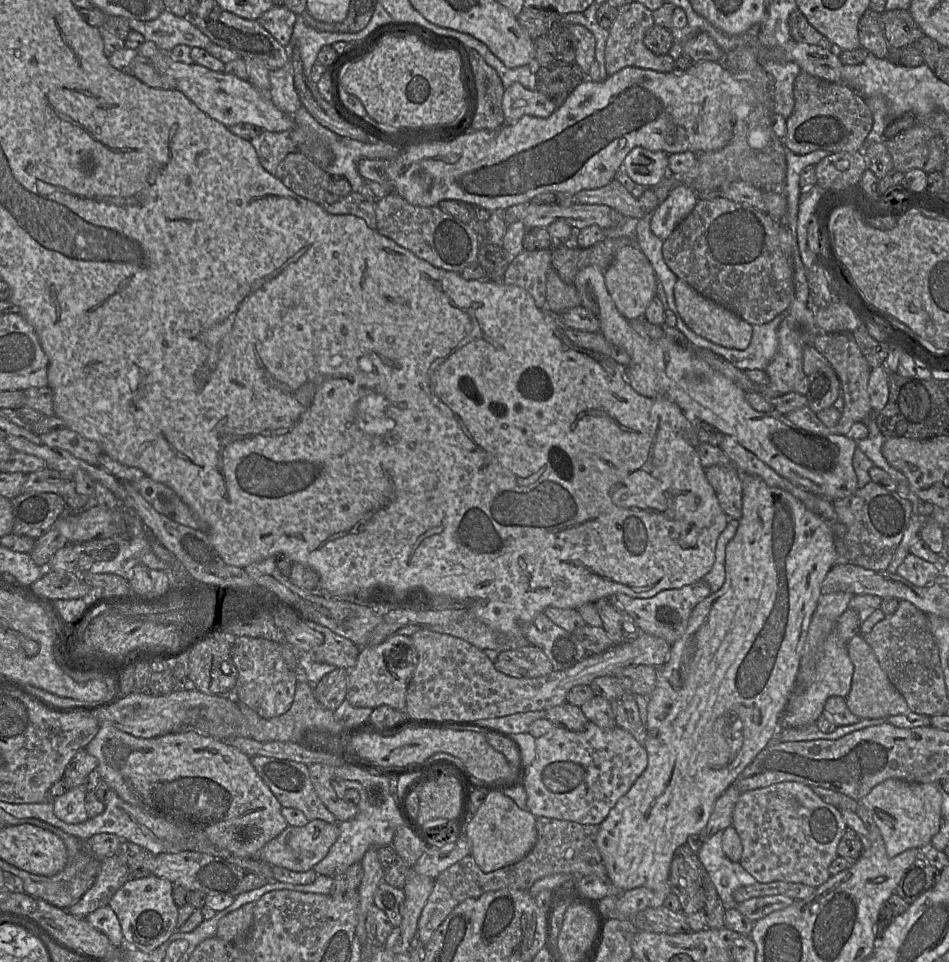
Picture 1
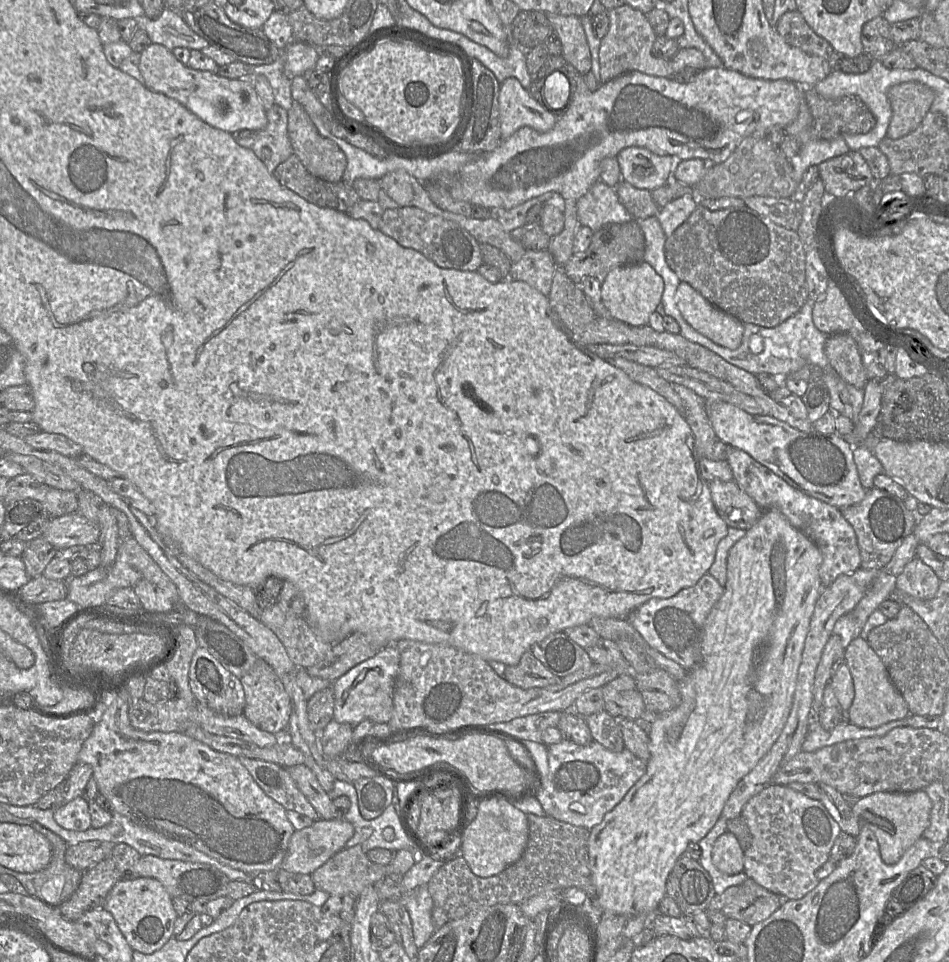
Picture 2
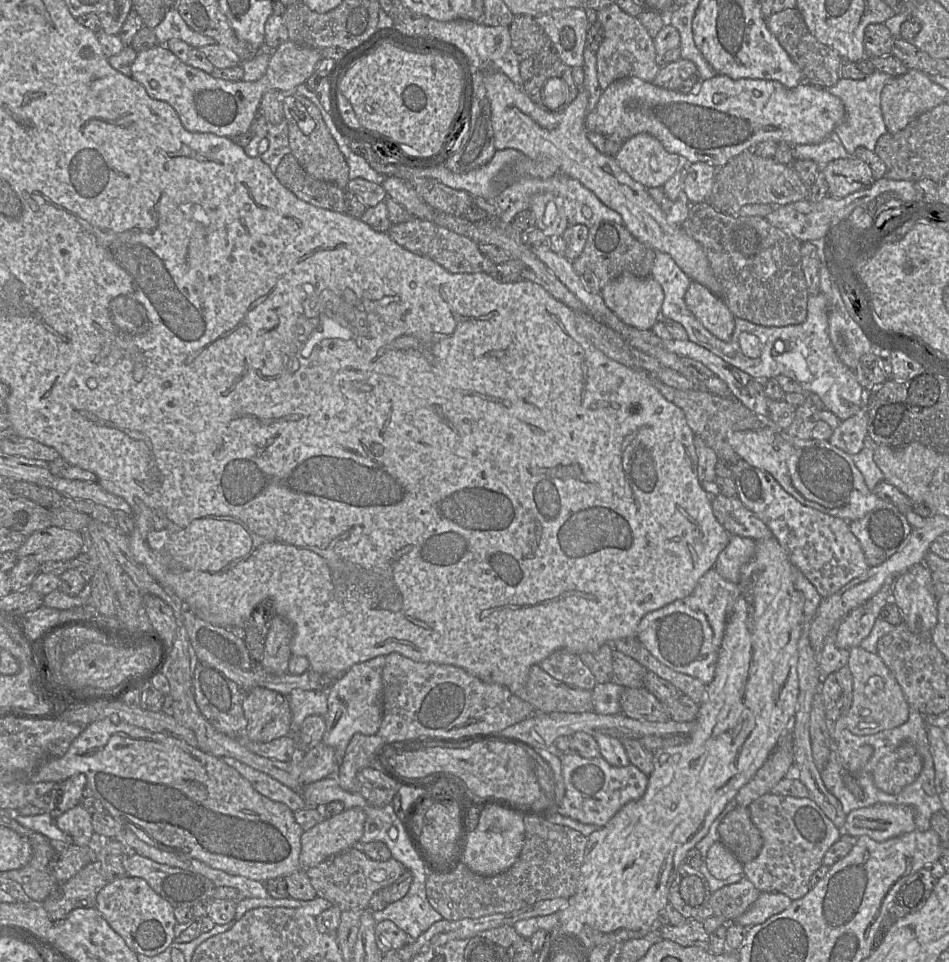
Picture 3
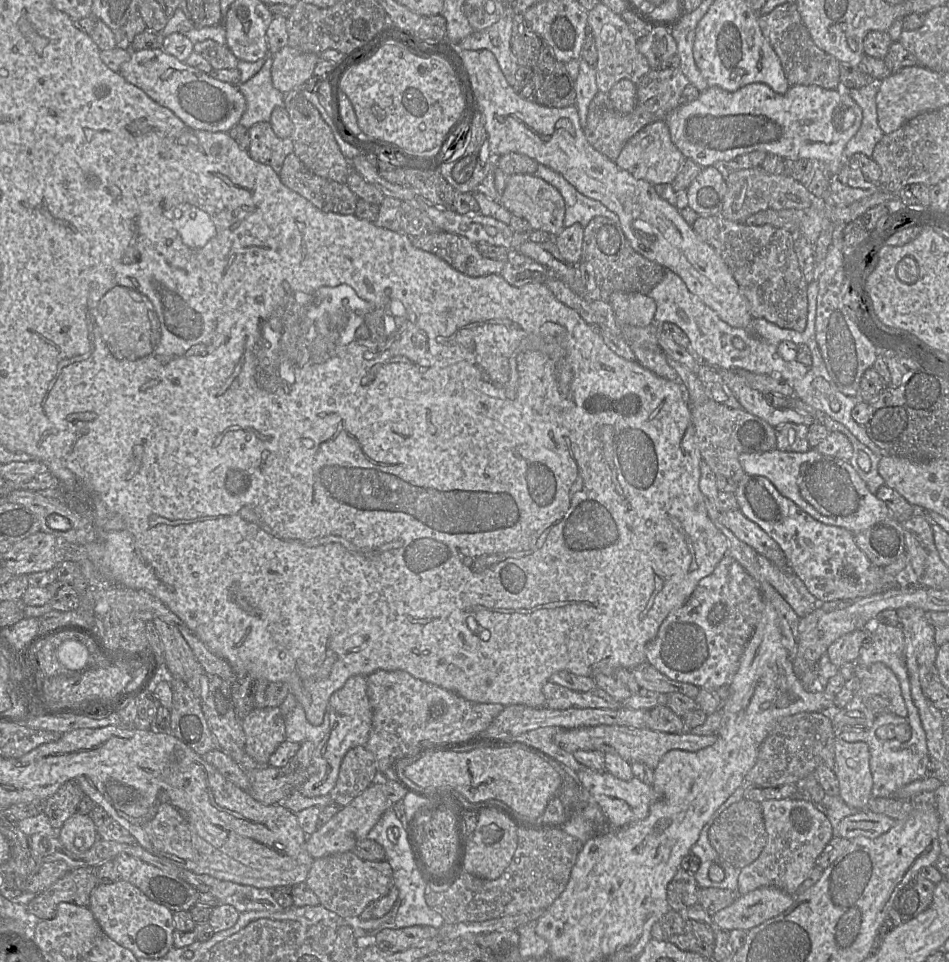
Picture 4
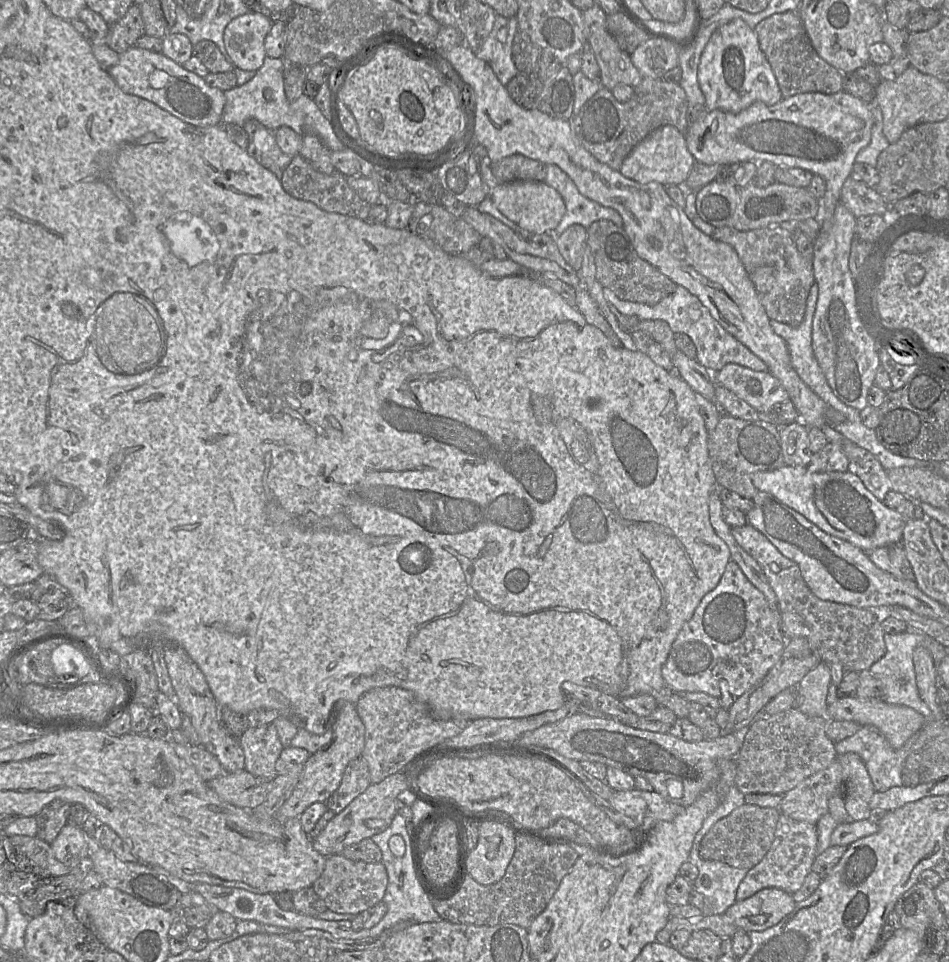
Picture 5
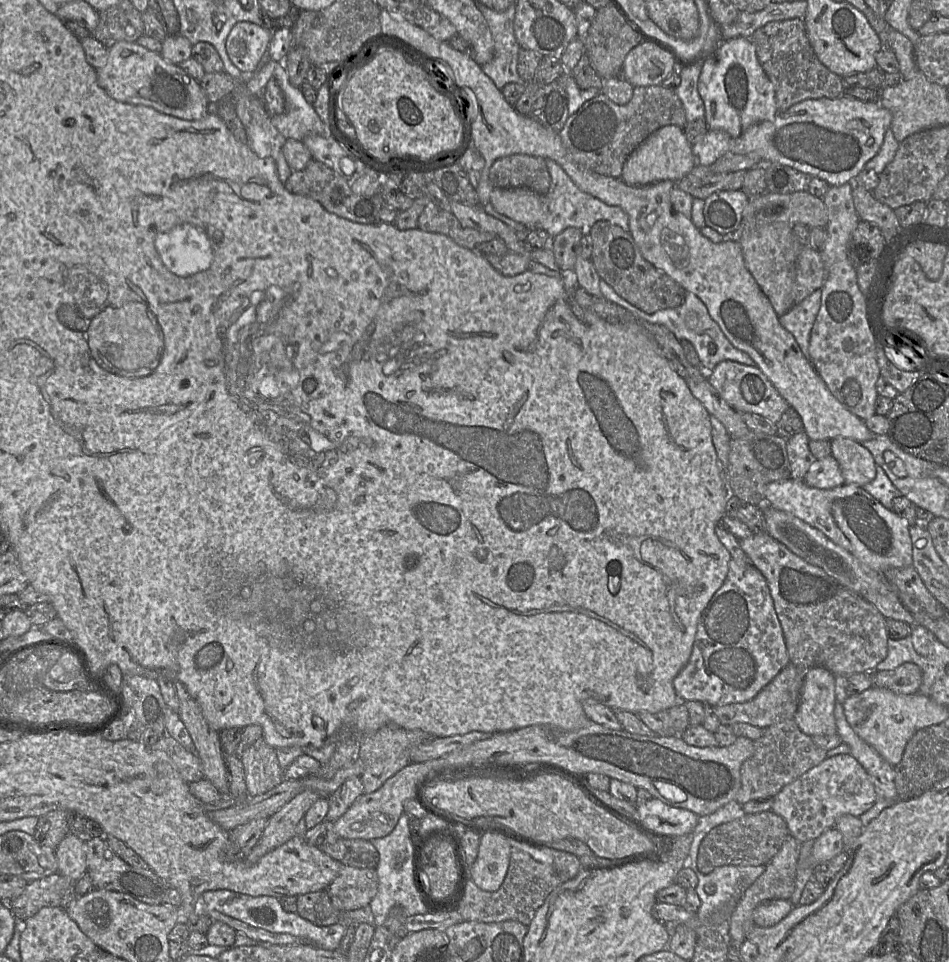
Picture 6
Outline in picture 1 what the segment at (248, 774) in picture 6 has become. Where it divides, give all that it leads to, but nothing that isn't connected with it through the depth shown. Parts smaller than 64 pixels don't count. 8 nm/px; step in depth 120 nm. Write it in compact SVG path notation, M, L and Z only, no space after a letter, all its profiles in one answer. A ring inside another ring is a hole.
M238 636L230 650L237 670L237 682L232 697L265 719L284 714L294 699L297 676L283 658L282 648L283 645L264 638Z

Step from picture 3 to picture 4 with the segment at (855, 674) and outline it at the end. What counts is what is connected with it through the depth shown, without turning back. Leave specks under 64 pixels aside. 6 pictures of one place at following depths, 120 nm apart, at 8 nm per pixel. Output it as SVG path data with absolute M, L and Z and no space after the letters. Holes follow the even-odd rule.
M881 662L871 665L855 663L854 674L858 679L858 691L849 704L831 715L836 736L843 732L867 731L872 727L876 717L883 713L893 713L907 718L908 712L902 697L899 680L889 667Z

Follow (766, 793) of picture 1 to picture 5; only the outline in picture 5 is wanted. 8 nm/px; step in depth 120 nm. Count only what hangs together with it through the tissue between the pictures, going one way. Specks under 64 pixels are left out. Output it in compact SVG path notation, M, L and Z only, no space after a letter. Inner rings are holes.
M780 813L775 838L763 859L749 869L736 891L736 901L742 901L764 888L778 888L789 894L798 891L817 856L817 827L803 821L795 821Z

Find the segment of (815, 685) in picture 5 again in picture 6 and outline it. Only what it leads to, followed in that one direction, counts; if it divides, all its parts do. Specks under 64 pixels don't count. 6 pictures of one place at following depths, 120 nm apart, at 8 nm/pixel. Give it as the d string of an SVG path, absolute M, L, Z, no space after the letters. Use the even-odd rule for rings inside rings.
M823 667L805 670L799 705L794 716L799 729L811 737L837 734L835 703L835 676Z

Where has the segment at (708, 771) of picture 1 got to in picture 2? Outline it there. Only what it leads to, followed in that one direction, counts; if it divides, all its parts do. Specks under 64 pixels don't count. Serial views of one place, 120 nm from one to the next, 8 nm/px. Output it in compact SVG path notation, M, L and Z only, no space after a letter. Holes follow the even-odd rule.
M778 510L763 511L760 519L746 531L729 550L727 557L727 582L724 593L709 613L703 628L701 658L699 663L678 682L681 703L673 710L652 716L648 725L650 757L645 774L631 787L622 801L602 822L590 830L588 840L589 868L597 890L597 904L604 913L615 915L656 914L661 900L666 896L666 883L677 859L686 853L689 843L704 838L721 816L723 807L738 782L748 774L759 760L770 750L787 721L795 693L798 669L801 663L805 638L814 612L822 584L819 567L822 555L818 547L804 533L790 524Z

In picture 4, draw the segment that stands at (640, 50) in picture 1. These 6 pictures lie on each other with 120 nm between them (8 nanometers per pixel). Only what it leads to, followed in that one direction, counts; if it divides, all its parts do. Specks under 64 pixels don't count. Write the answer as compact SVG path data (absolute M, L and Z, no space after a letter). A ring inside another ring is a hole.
M599 3L588 12L587 23L588 29L595 39L598 53L595 69L599 91L608 94L611 88L623 79L630 80L637 85L651 68L646 58L638 51L638 40L623 18L604 4Z

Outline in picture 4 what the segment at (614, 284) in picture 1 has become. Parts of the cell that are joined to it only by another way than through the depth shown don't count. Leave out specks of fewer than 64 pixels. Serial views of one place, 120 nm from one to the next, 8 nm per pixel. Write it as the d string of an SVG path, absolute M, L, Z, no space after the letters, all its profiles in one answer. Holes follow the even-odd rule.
M615 291L608 302L622 324L646 327L654 321L656 303L649 295Z

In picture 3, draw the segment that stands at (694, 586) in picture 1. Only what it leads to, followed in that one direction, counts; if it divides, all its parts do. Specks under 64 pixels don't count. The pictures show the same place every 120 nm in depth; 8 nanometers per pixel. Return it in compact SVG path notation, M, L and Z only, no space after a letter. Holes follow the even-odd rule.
M712 567L698 580L690 595L644 615L636 637L662 664L707 685L714 679L726 624L738 596L738 584L723 578Z

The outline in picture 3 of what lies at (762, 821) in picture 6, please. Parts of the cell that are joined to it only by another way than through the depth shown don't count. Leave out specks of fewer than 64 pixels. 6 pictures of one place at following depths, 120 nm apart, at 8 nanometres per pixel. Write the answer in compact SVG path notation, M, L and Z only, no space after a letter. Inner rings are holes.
M737 805L718 826L720 841L744 865L760 853L763 838L751 820L748 807Z

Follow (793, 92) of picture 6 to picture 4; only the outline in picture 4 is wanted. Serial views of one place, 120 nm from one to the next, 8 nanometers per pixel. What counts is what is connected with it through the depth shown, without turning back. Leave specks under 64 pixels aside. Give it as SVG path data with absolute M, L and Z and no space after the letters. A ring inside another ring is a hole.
M796 3L777 6L769 14L758 19L762 34L777 54L785 77L790 85L815 85L825 89L837 89L840 83L841 63L832 55L819 49L813 42L797 10Z

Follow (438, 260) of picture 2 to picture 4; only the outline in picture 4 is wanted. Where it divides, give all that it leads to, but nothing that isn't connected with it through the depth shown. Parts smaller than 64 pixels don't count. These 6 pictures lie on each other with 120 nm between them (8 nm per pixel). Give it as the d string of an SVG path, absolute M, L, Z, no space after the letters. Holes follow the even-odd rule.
M439 231L410 239L414 247L436 255L467 276L500 274L505 264L503 261L484 257L477 244L461 235Z

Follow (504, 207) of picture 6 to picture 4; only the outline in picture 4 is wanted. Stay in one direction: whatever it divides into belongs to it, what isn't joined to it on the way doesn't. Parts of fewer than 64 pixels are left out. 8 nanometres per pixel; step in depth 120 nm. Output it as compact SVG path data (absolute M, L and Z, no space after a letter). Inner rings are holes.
M529 174L509 175L506 187L498 200L512 215L528 221L533 230L559 235L565 228L566 204L560 192L543 179Z

